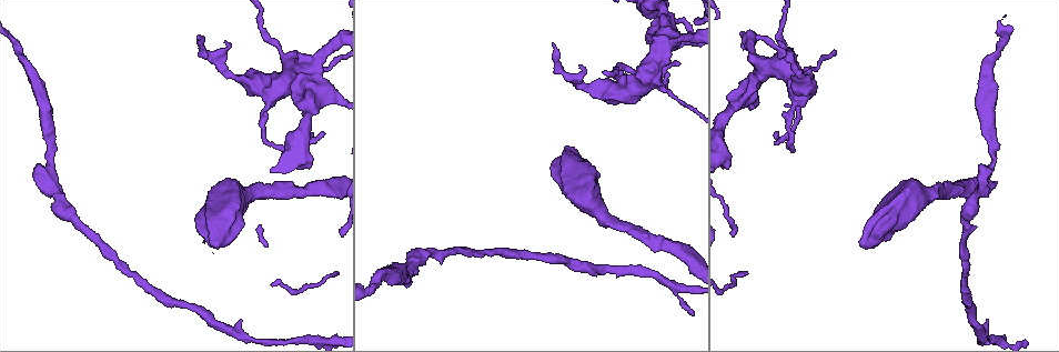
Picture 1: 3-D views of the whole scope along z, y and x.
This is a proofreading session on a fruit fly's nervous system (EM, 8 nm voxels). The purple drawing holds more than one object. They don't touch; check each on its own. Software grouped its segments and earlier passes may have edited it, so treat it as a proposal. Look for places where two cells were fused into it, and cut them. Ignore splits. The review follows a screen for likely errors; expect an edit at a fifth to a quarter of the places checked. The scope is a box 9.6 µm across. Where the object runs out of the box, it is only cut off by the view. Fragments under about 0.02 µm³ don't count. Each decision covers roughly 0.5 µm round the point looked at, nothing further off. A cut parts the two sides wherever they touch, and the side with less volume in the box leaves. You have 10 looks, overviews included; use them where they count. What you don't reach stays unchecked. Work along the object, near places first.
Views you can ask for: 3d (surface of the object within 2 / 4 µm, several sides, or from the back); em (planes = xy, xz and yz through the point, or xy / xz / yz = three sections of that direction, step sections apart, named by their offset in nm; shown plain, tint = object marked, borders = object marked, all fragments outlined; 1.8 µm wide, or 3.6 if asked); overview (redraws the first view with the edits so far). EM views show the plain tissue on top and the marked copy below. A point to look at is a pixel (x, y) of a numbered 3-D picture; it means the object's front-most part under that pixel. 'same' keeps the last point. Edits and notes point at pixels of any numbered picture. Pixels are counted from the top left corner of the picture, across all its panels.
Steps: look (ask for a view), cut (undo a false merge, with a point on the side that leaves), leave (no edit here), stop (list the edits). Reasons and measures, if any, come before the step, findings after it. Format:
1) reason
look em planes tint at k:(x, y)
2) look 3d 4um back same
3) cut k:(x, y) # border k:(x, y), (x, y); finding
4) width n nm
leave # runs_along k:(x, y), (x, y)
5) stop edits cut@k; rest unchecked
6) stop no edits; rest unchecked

look 3d 4um at 1:(868, 237)

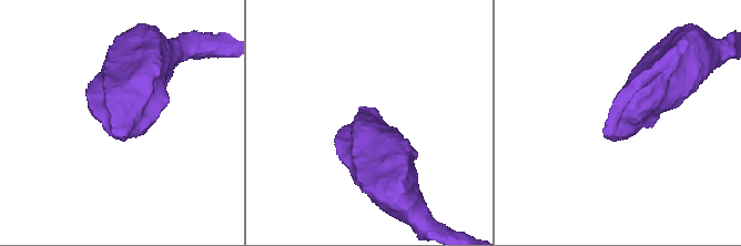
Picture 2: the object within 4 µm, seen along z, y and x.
look em yz step 16 tint at 2:(117, 123)

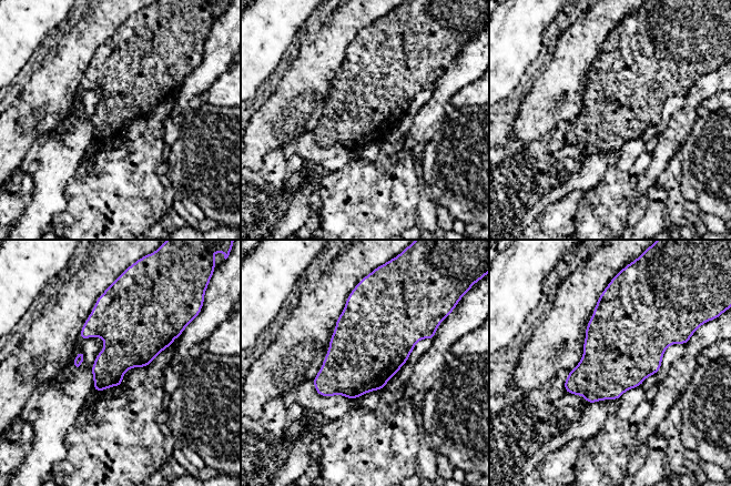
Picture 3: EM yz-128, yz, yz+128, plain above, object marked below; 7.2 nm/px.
another direction
look em planes tint same

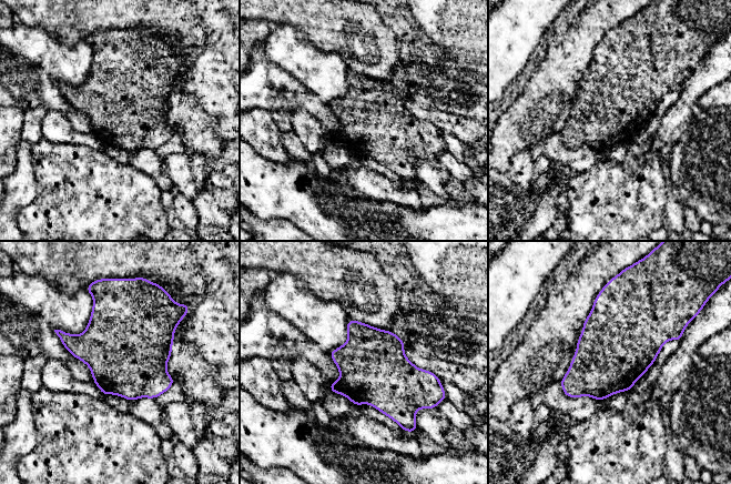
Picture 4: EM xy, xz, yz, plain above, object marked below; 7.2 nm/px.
leave # all the same cell

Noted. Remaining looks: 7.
sudden change in width
look em 3.6um planes tint at 1:(589, 203)

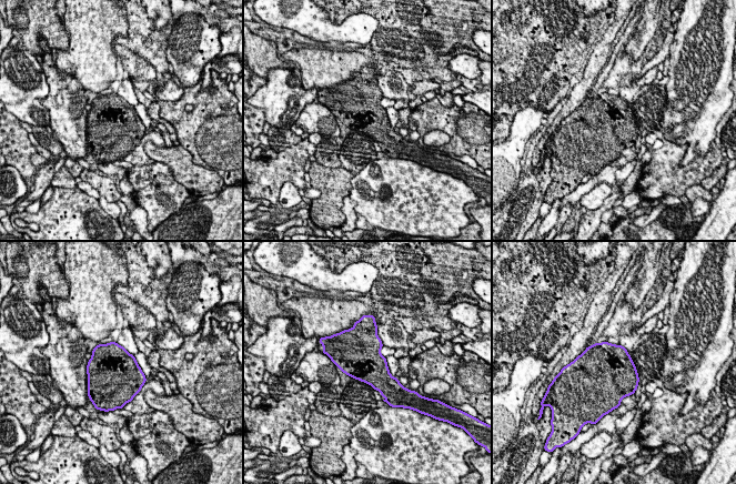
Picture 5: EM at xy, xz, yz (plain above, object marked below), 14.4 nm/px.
leave # continuous, no second cell

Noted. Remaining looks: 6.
touches itself
look em yz step 4 tint at 1:(787, 147)

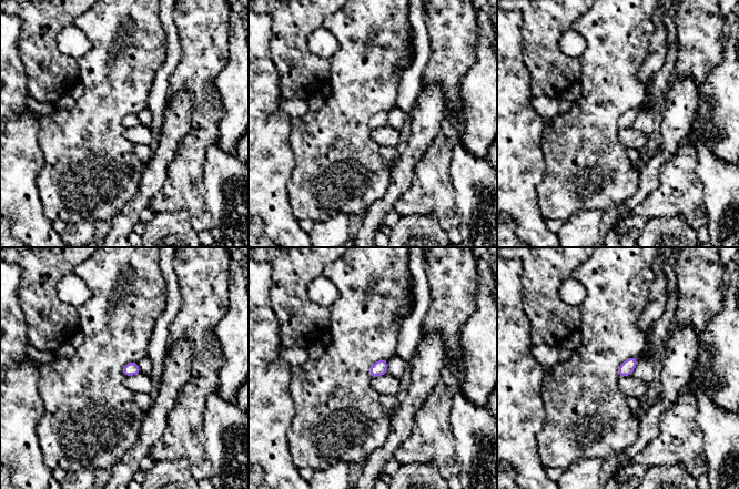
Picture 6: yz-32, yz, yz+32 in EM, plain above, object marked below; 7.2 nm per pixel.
look em planes tint same

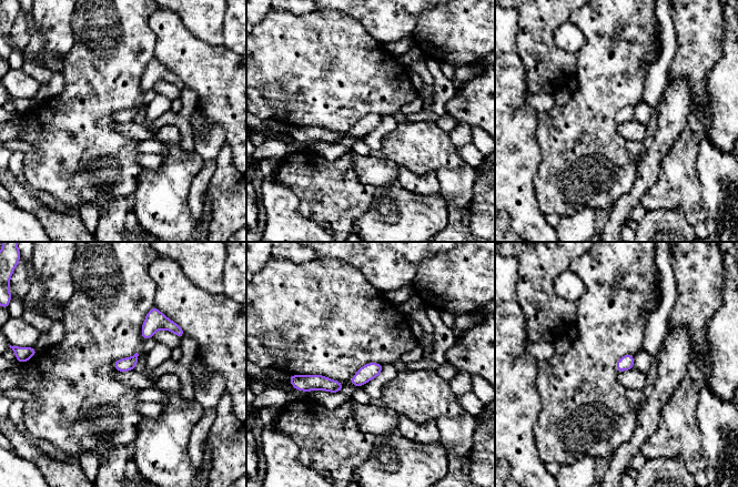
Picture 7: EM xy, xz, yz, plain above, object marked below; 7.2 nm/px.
leave # continuous, no second cell

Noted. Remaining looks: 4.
four or more arms meet
look 3d 4um at 1:(651, 85)

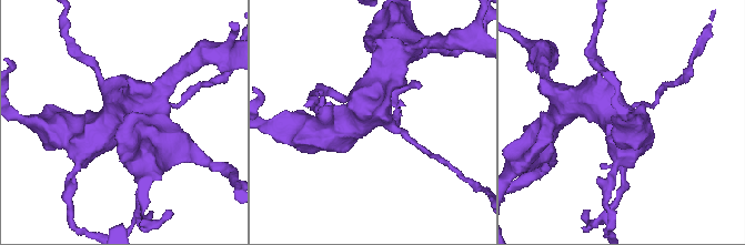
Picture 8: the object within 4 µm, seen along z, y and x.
look em 3.6um planes tint at 8:(373, 122)

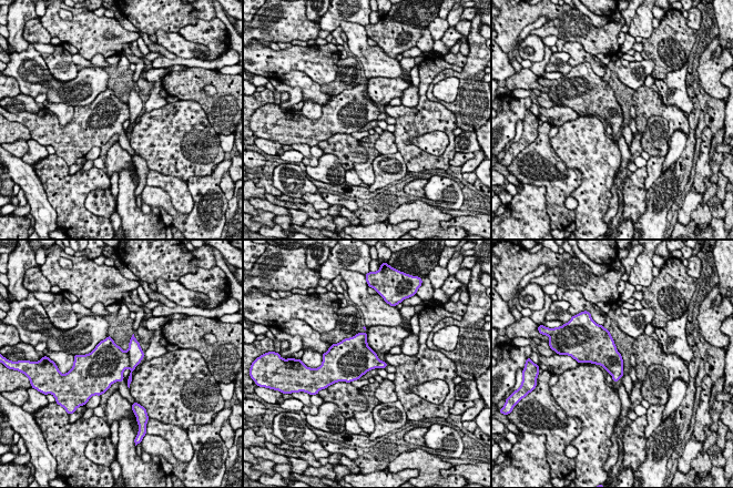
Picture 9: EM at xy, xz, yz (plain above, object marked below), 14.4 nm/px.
cut 9:(135, 353) # border 9:(126, 352), (130, 358), (130, 367); a second cell is stuck on

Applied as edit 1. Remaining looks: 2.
stop edits cut@9; rest unchecked

